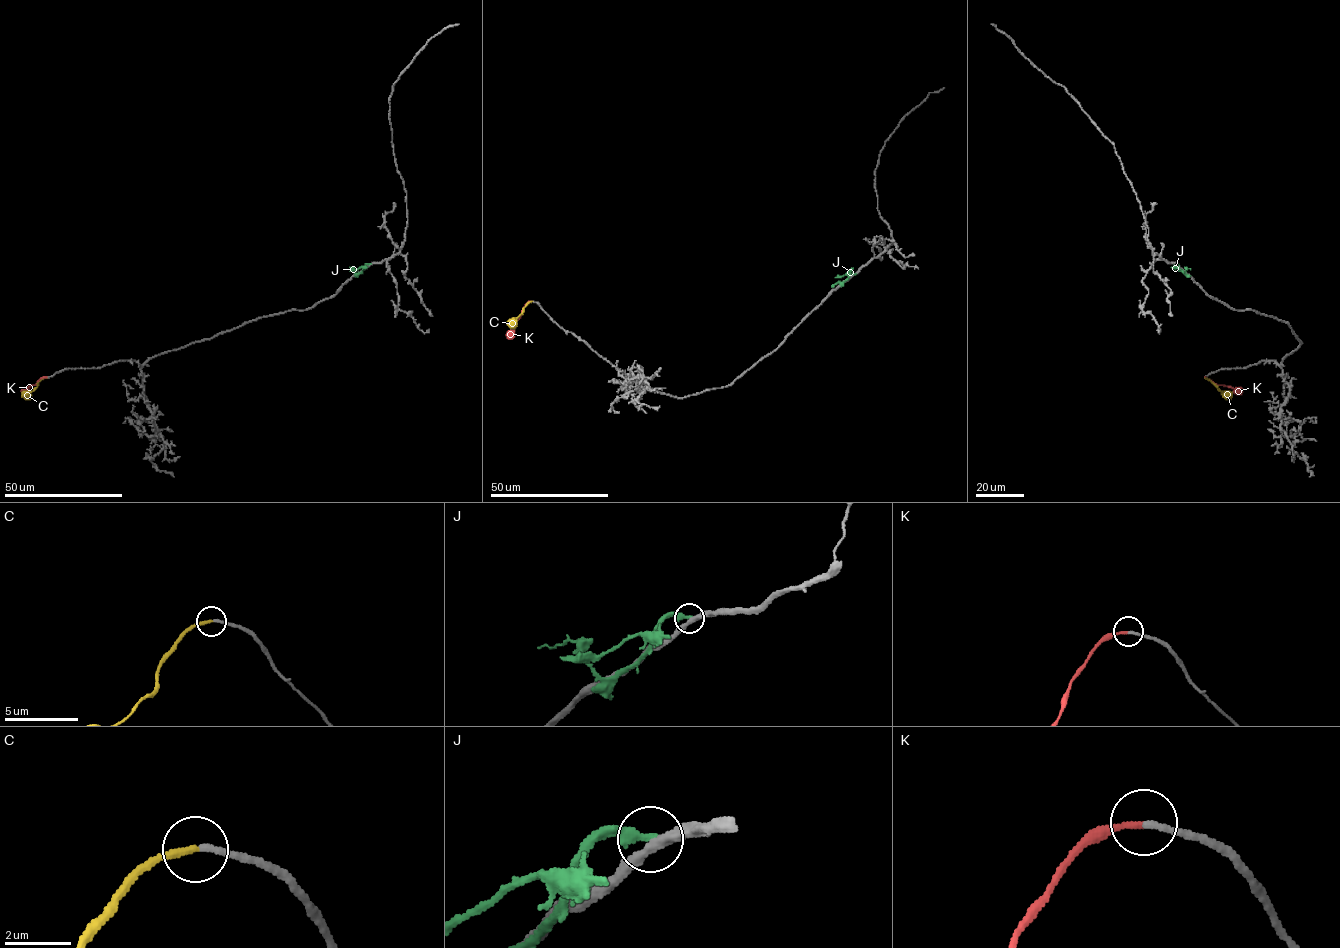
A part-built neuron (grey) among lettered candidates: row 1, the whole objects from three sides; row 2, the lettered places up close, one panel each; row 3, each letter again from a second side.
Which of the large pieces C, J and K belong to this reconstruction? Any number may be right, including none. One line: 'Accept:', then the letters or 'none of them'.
Accept: C

